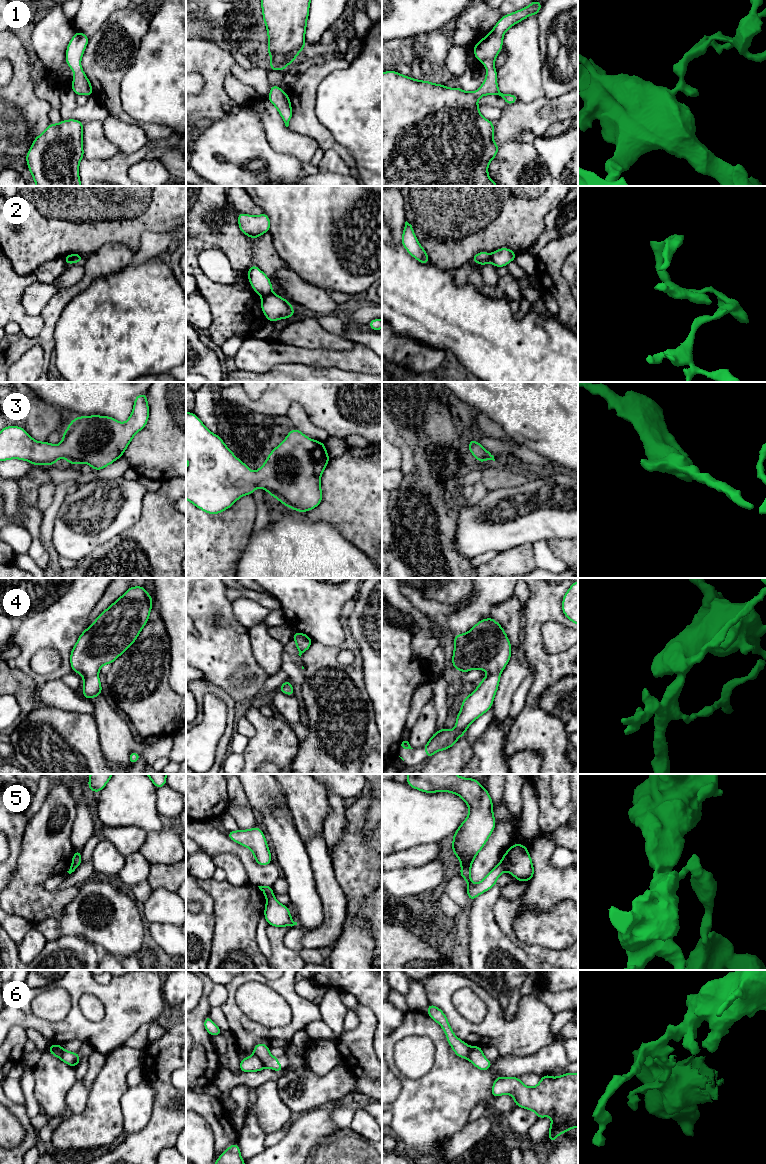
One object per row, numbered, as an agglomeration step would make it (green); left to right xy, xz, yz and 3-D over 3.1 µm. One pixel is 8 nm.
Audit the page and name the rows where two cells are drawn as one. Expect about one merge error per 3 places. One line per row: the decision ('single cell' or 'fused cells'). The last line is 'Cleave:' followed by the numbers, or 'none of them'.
1: single cell
2: fused cells
3: single cell
4: single cell
5: fused cells
6: fused cells
Cleave: 2, 5, 6

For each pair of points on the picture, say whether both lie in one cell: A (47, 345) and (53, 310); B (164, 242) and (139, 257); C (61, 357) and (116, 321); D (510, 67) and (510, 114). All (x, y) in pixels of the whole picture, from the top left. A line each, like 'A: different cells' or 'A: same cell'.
A: same cell
B: same cell
C: same cell
D: different cells

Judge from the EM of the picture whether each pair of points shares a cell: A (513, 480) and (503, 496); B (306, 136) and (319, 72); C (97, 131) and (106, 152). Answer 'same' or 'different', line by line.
A: different
B: same
C: same

